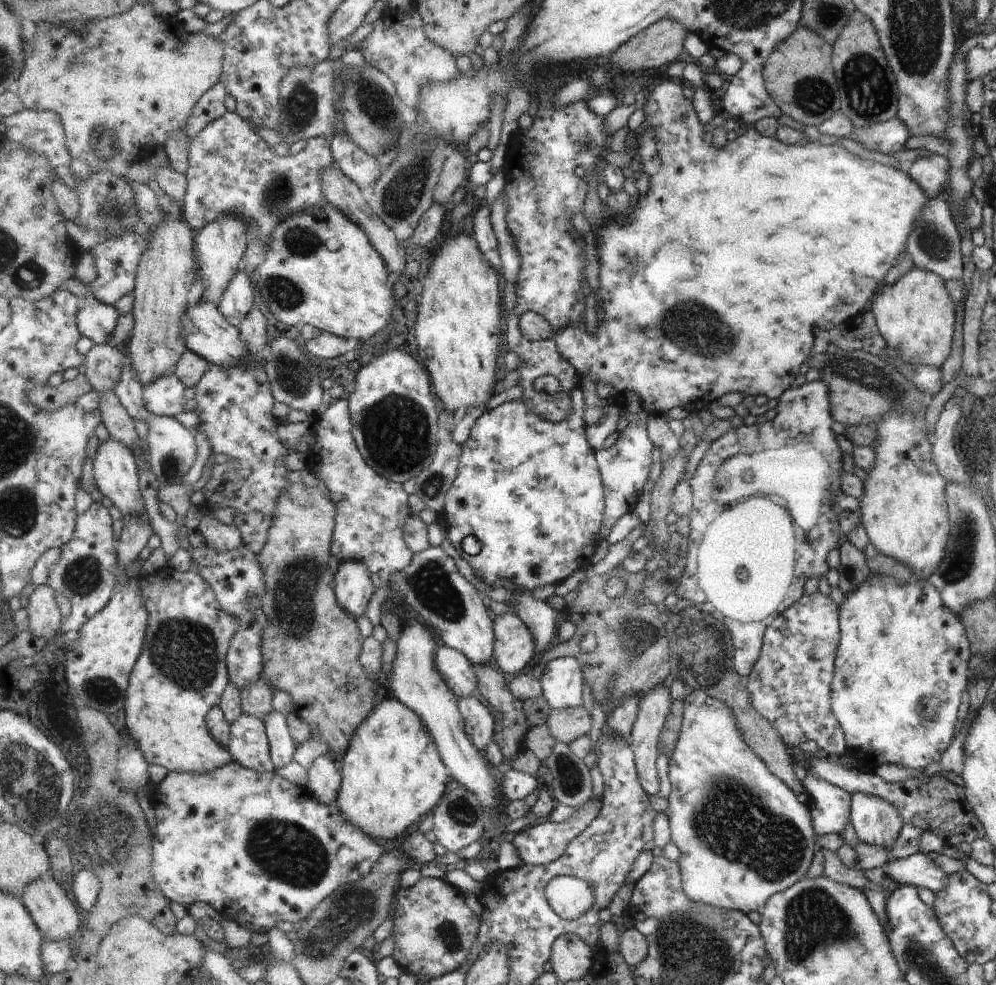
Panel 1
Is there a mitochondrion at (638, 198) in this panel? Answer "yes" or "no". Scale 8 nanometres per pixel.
no

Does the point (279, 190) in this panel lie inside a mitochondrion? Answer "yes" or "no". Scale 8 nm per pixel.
yes

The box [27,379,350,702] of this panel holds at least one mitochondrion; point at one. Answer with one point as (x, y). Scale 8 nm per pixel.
(185, 652)

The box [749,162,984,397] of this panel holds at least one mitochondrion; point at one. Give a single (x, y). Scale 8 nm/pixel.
(933, 242)

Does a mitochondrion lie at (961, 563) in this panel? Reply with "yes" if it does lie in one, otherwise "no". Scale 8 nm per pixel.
yes

